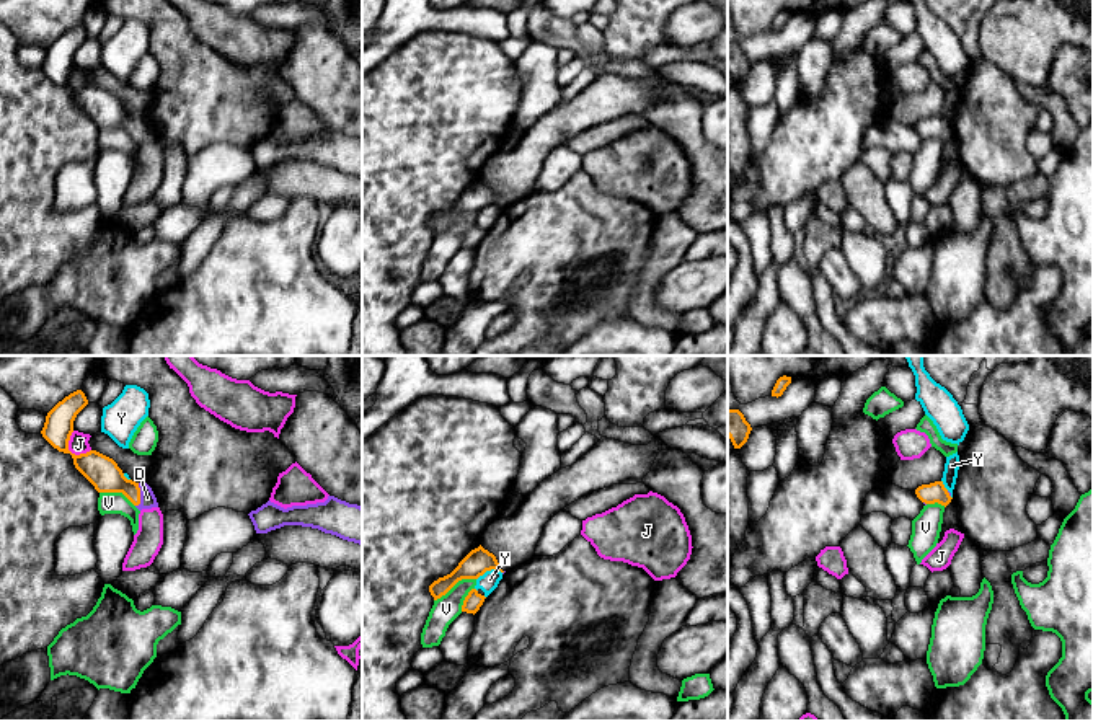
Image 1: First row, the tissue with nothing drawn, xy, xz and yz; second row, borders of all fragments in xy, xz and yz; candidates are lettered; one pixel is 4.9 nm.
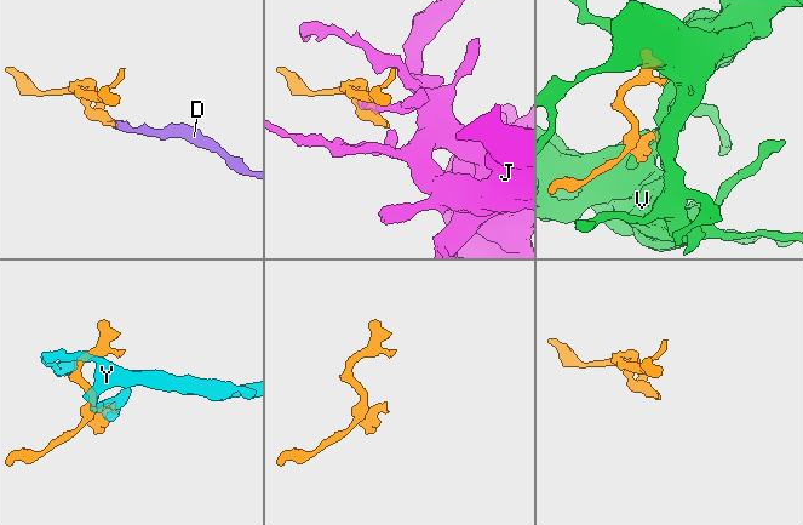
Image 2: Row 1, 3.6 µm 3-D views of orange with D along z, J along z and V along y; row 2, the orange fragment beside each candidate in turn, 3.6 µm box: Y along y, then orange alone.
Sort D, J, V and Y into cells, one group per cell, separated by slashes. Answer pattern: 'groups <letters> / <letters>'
groups D / J / V / Y

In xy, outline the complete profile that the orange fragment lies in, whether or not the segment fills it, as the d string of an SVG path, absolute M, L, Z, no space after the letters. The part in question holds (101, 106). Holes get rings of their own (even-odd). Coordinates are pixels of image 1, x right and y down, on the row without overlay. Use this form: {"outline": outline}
{"outline": "M82 24L65 31L47 47L42 72L59 86L70 88L75 103L98 127L122 127L139 145L158 142L152 122L147 117L127 114L113 93L96 85L80 90L69 85L73 55L86 39L88 34Z"}

